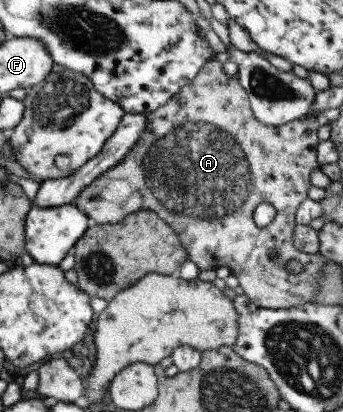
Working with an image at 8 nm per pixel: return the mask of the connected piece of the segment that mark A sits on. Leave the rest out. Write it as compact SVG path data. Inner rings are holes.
M211 59L210 62L207 62L201 68L201 71L197 73L195 79L190 81L189 85L184 85L176 96L171 97L165 105L158 107L155 111L148 112L146 116L147 121L144 132L141 133L135 145L129 150L129 153L125 155L117 165L108 169L103 175L94 179L91 185L85 187L76 197L76 201L73 204L81 209L81 212L85 213L92 223L97 224L121 223L121 221L124 221L125 217L131 215L133 211L140 211L141 209L155 211L163 221L167 221L167 224L171 225L171 228L177 231L180 243L187 250L188 259L192 261L201 272L216 270L219 267L228 267L228 269L231 269L231 275L239 280L240 286L244 289L244 294L249 297L257 307L265 309L289 309L299 304L314 301L314 291L318 291L318 285L315 283L320 283L319 276L321 276L321 270L323 270L323 266L325 266L325 259L321 257L320 253L309 254L297 250L292 241L292 236L297 225L295 223L295 212L297 212L297 207L308 198L308 191L312 186L310 182L311 172L321 167L317 161L316 149L321 141L317 137L317 129L319 129L322 121L311 116L277 126L261 123L254 116L249 103L248 93L244 87L241 87L238 77L236 75L229 76L225 74L225 72L223 72L222 63L217 62L215 59ZM261 203L269 203L273 205L276 210L275 219L264 229L257 227L253 222L253 213Z

